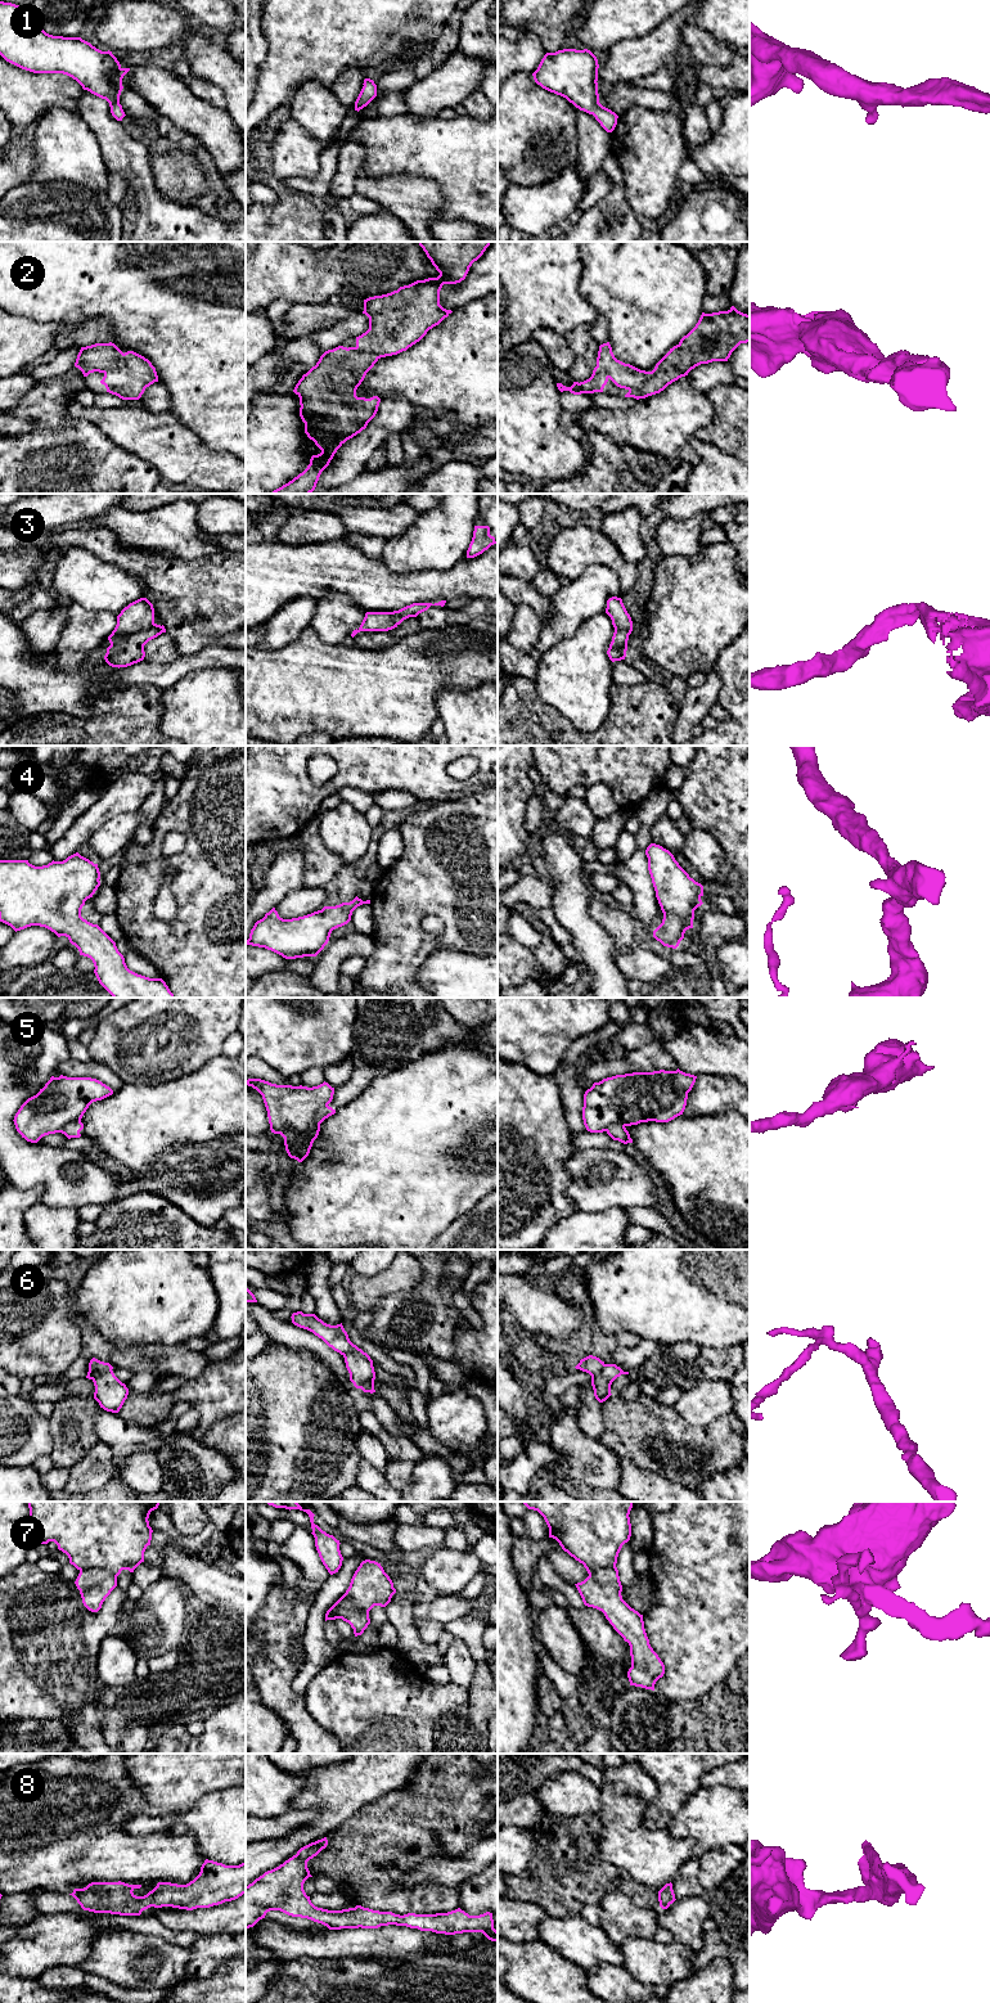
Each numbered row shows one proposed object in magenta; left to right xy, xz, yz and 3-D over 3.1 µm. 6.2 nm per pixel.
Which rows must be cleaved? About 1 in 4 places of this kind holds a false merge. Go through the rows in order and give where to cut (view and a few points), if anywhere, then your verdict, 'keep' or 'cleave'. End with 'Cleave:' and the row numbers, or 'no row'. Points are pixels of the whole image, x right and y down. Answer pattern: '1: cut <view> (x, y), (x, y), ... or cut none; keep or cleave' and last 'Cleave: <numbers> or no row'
1: cut none; keep
2: cut none; keep
3: cut none; keep
4: cut none; keep
5: cut xz (327, 1104), (316, 1115), (319, 1122); cleave
6: cut xy (111, 1369), (98, 1372), (91, 1378); cleave
7: cut xz (333, 1605), (337, 1602), (351, 1602), (368, 1612); cleave
8: cut none; keep
Cleave: 5, 6, 7

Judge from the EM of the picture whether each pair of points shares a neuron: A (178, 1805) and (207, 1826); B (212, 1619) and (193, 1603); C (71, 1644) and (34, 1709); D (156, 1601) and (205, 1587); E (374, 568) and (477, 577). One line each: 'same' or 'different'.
A: different
B: same
C: same
D: different
E: same

